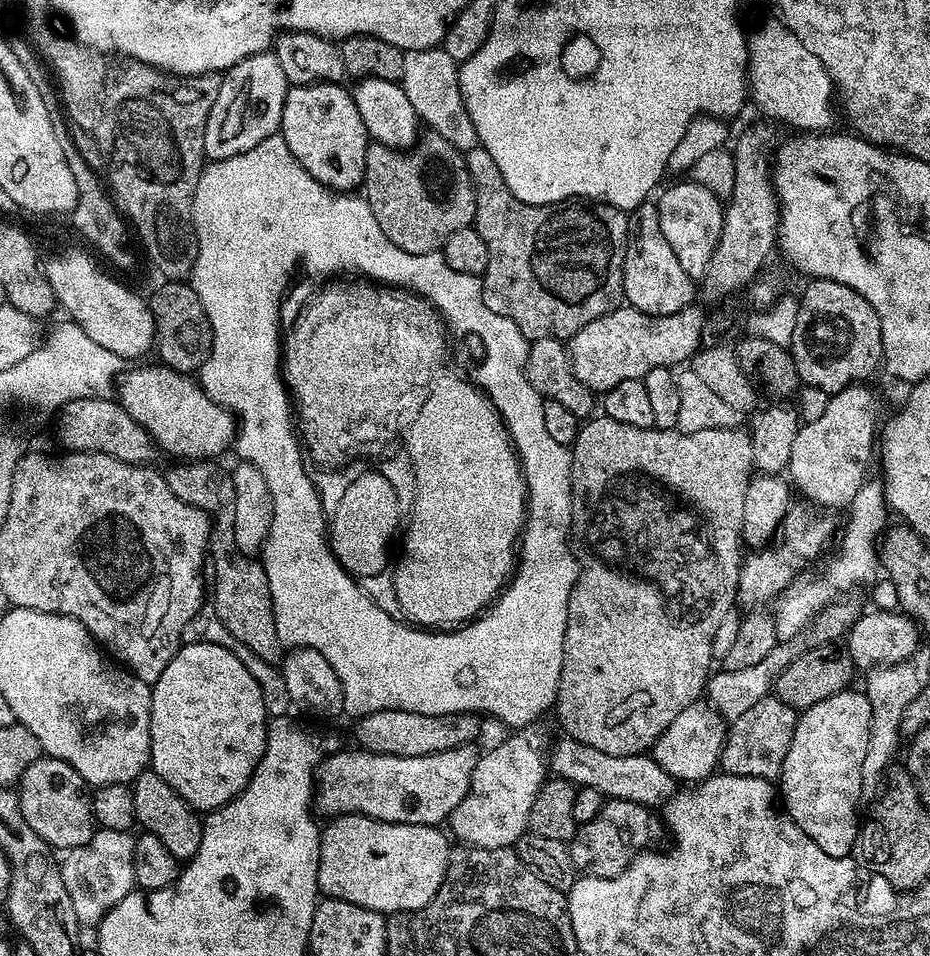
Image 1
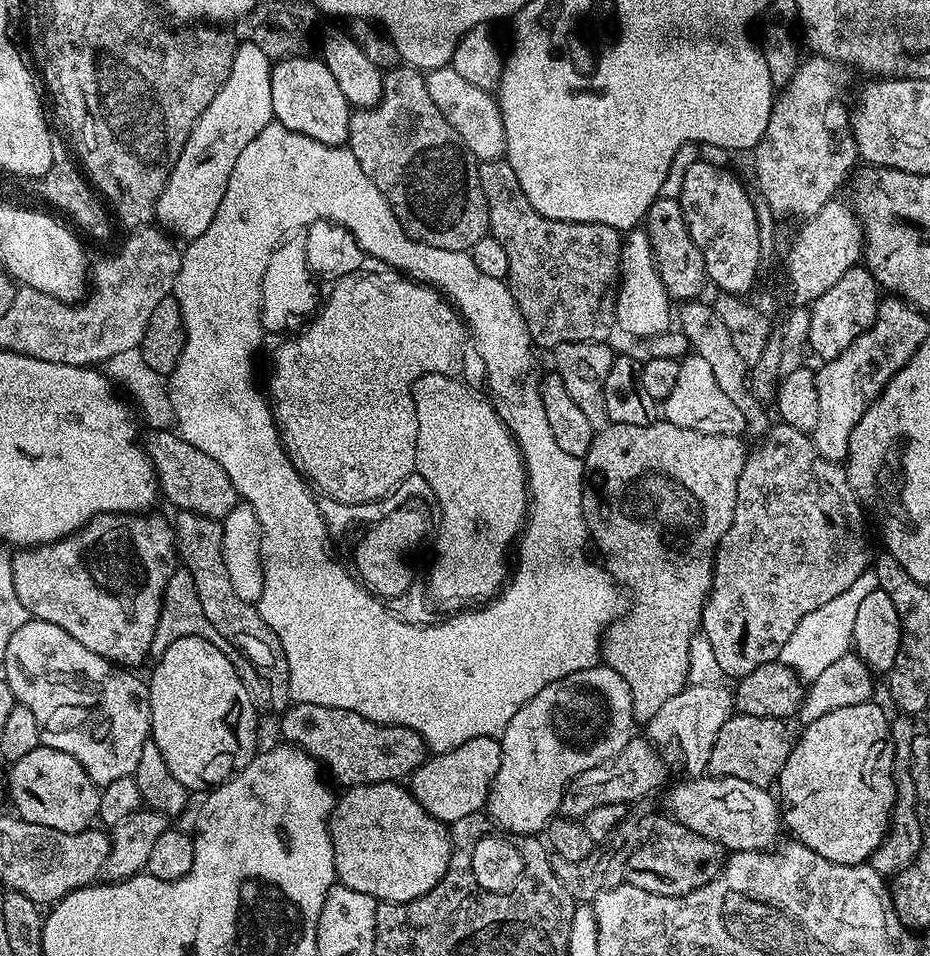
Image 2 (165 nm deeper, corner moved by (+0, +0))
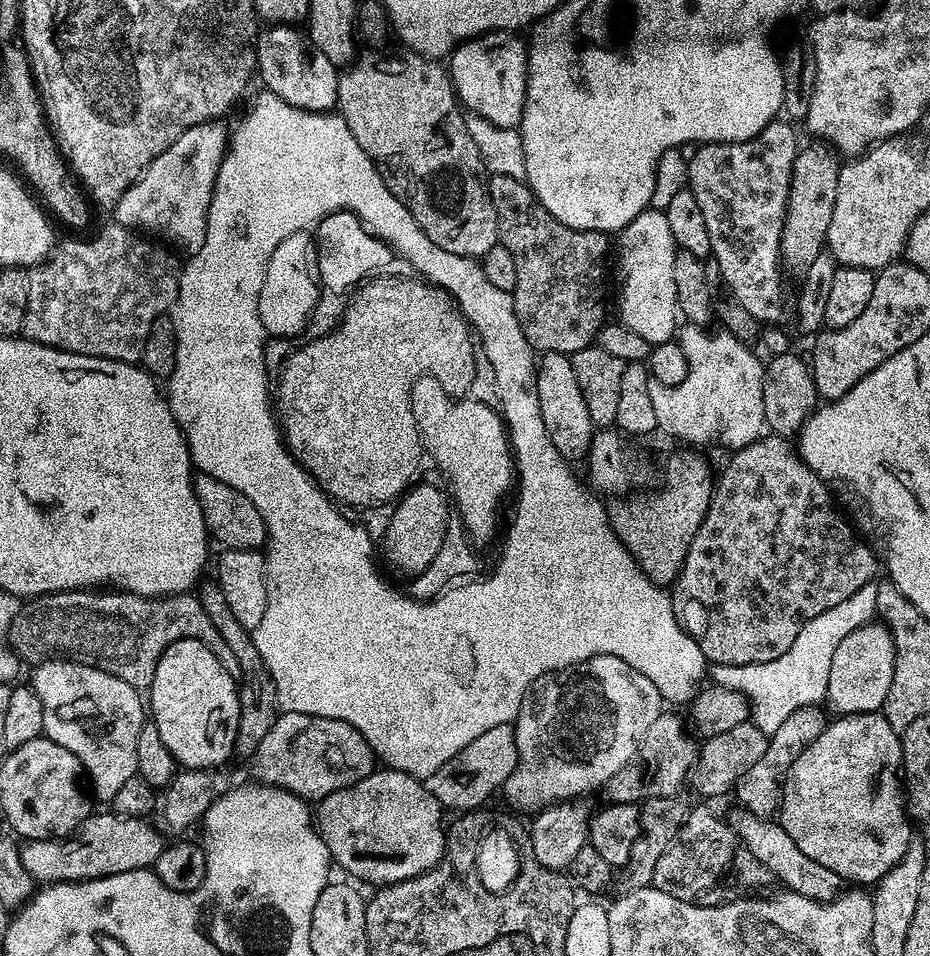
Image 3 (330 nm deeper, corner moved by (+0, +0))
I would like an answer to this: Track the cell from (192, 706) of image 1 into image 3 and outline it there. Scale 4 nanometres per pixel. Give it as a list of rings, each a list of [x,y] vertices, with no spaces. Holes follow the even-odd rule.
[[[179,640],[170,645],[154,670],[150,695],[151,723],[156,725],[158,734],[162,734],[166,750],[170,750],[181,769],[216,770],[220,768],[219,764],[233,759],[240,725],[240,688],[237,677],[228,673],[226,666],[222,666],[220,659],[207,644],[201,640]]]

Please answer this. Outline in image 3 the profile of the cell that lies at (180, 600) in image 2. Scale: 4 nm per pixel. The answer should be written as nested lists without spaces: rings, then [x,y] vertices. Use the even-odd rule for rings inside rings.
[[[119,590],[50,592],[46,596],[37,596],[21,603],[10,633],[10,647],[21,661],[43,662],[49,657],[77,660],[79,664],[89,664],[106,674],[114,674],[114,678],[122,678],[122,682],[130,682],[130,686],[138,690],[151,689],[154,670],[162,654],[179,640],[201,640],[212,649],[222,666],[226,666],[228,673],[235,677],[241,675],[240,663],[238,658],[234,658],[234,650],[230,650],[230,646],[200,605],[199,599],[192,594],[139,596]]]

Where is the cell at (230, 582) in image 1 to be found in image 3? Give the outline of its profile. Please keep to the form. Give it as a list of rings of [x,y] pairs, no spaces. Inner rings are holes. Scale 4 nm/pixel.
[[[216,582],[206,584],[198,592],[200,605],[206,610],[206,614],[214,622],[214,626],[226,644],[230,646],[230,650],[234,650],[234,658],[238,658],[242,673],[240,725],[238,726],[238,734],[236,735],[235,755],[237,757],[244,756],[244,758],[250,758],[256,753],[258,745],[262,742],[262,738],[266,738],[270,726],[274,726],[274,722],[276,721],[278,715],[276,684],[268,672],[268,667],[264,664],[262,654],[258,652],[258,646],[252,640],[252,632],[244,628],[242,622],[238,622],[238,618],[230,610],[230,606],[224,597],[224,589]]]

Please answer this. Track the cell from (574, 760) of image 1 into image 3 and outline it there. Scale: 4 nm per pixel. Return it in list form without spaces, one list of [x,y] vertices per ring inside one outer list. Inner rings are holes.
[[[736,811],[730,817],[736,837],[746,846],[746,850],[750,850],[750,854],[754,854],[754,858],[758,858],[758,862],[764,864],[764,869],[768,873],[775,879],[777,876],[784,883],[781,885],[787,891],[797,892],[811,900],[823,901],[834,900],[840,895],[842,891],[840,876],[834,874],[834,870],[826,870],[826,866],[814,862],[814,858],[806,858],[806,854],[802,854],[802,850],[798,850],[798,842],[794,842],[794,838],[790,838],[790,834],[786,834],[783,824],[754,812]]]

